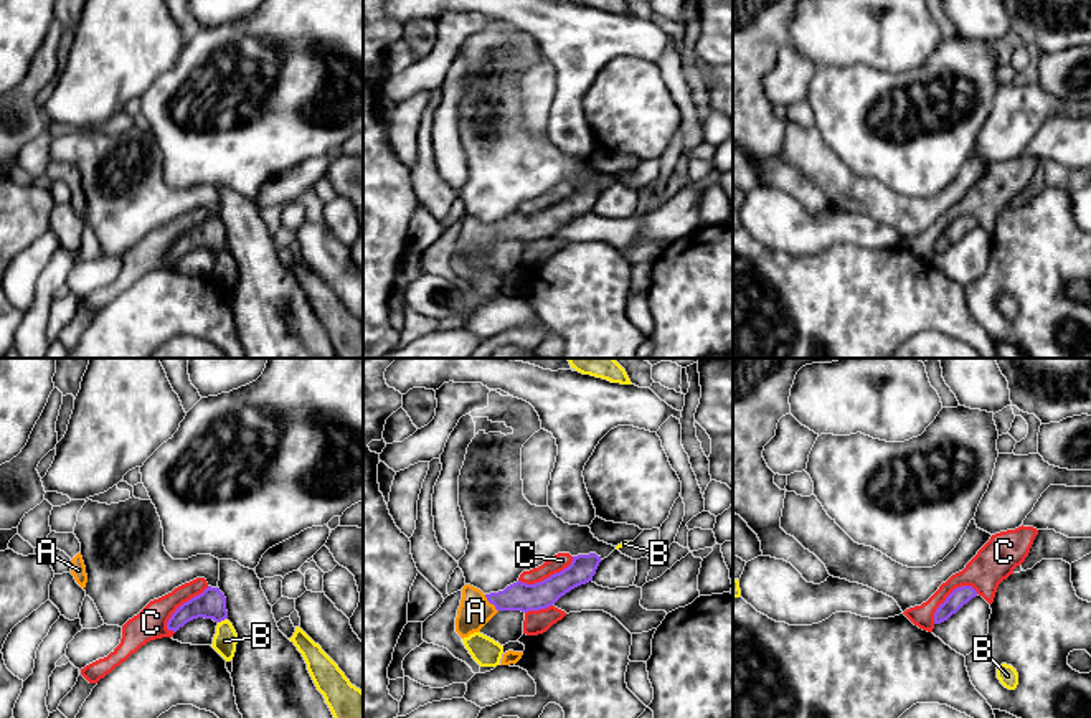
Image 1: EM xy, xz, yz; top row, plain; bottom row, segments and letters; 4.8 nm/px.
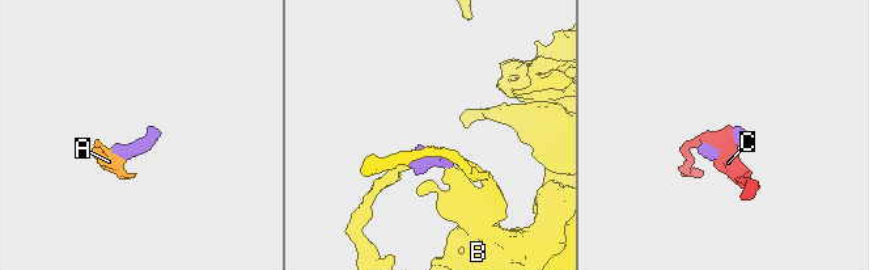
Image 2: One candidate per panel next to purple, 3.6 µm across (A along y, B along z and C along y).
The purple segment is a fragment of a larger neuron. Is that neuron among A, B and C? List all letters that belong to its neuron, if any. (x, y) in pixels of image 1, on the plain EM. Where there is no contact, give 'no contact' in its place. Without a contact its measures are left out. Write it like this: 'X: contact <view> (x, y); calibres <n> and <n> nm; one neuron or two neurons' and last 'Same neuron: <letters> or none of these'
A: contact xz (491, 233); calibres 140 and 160 nm; one neuron
B: contact xy (221, 250); calibres 140 and 120 nm; two neurons
C: contact yz (949, 225); calibres 90 and 180 nm; two neurons
Same neuron: A

